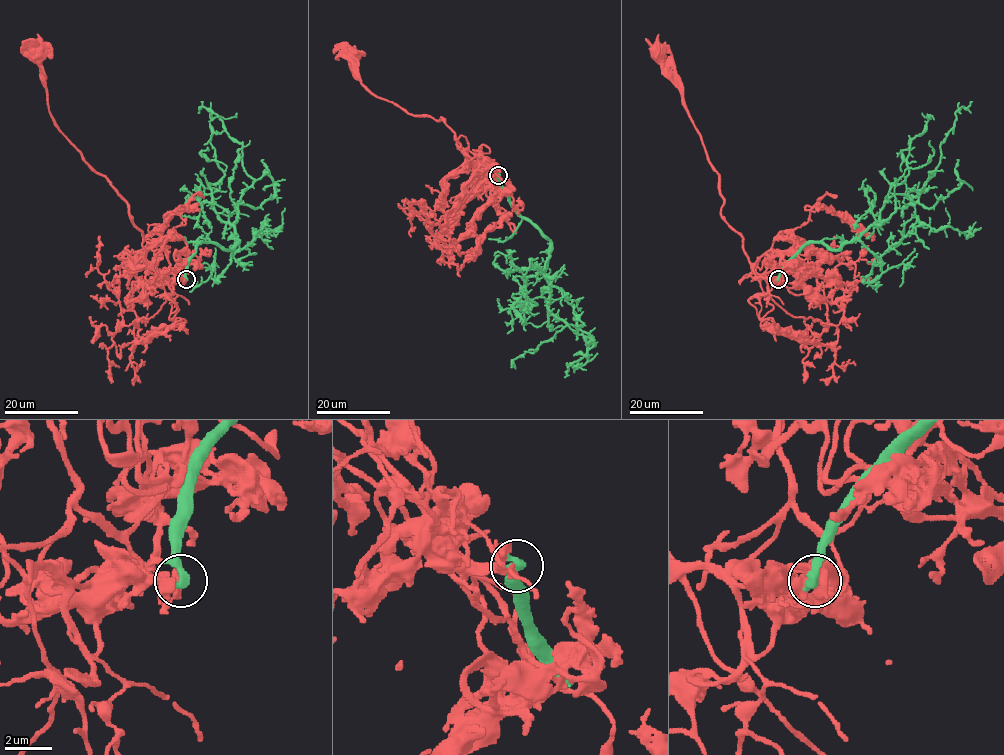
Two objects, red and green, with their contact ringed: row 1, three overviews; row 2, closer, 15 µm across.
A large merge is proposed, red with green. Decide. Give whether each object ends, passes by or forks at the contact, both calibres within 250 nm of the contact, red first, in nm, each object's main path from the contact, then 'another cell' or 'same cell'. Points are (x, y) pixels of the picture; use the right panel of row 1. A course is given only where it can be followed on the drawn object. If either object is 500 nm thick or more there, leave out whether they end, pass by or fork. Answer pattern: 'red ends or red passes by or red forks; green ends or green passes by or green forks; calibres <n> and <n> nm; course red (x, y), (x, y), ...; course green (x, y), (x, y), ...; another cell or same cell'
red passes by; green ends; calibres 200 and 460 nm; course red (779, 279), (758, 278), (743, 238), (721, 215), (718, 174), (686, 110), (678, 77), (659, 50); course green (778, 279), (780, 270), (810, 243), (839, 249), (913, 204), (934, 173), (940, 144), (956, 113), (972, 101); another cell

